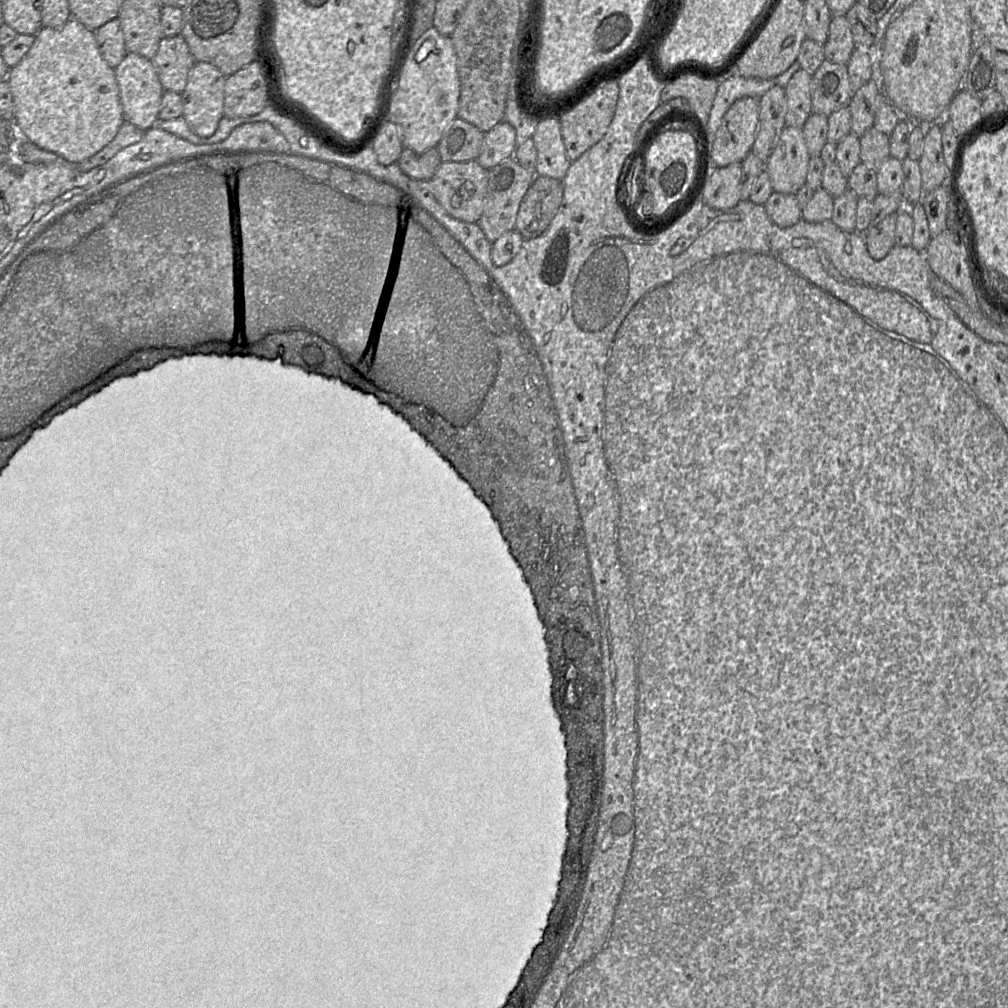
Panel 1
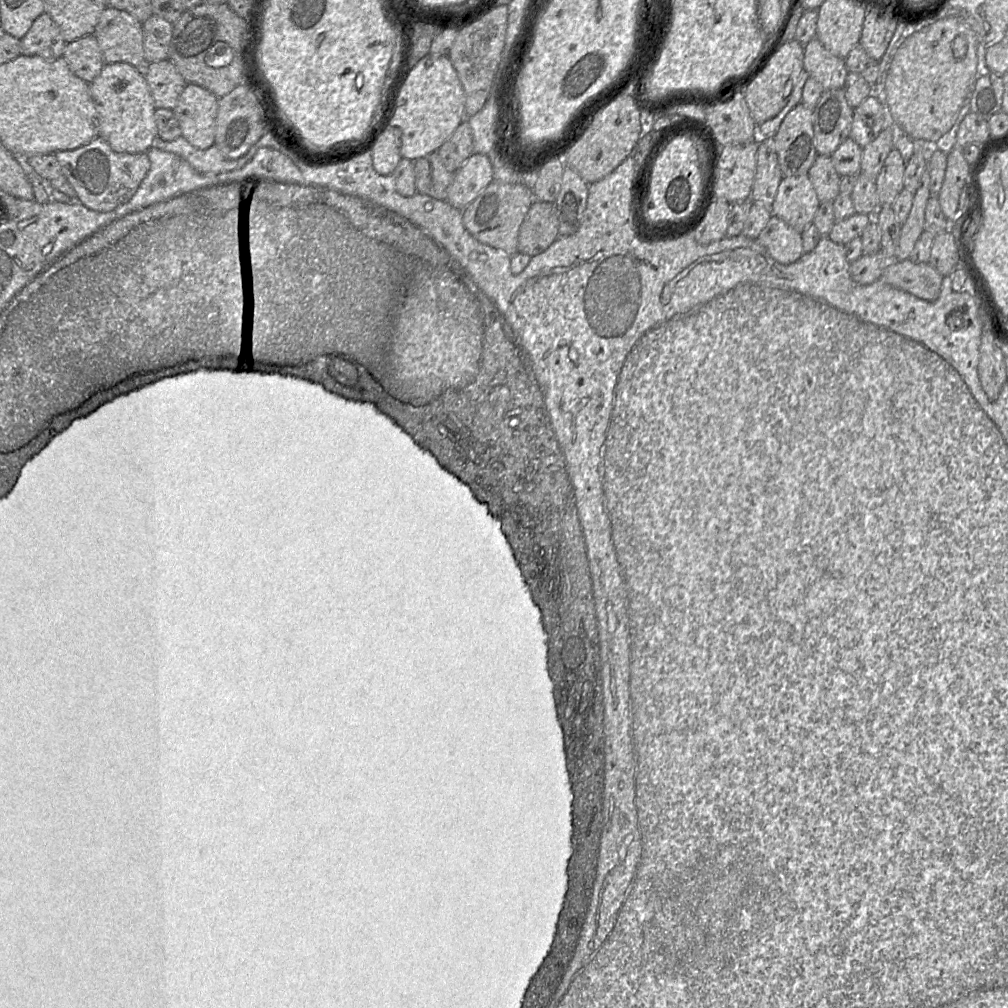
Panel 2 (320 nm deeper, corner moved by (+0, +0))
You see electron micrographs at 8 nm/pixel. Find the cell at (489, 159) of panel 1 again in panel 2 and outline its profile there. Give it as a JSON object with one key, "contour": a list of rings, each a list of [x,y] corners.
{"contour":[[[472,153],[454,173],[446,190],[445,200],[455,208],[464,209],[489,183],[493,181],[493,168],[489,158],[480,153]]]}

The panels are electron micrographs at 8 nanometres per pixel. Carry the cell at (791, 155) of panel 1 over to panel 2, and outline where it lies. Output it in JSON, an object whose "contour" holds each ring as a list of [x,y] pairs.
{"contour":[[[808,174],[783,176],[772,204],[772,215],[802,233],[813,223],[819,205]]]}

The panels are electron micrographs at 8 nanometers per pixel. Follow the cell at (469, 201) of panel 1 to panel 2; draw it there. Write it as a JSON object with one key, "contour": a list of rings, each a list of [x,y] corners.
{"contour":[[[438,152],[414,161],[416,191],[438,200],[445,200],[446,190],[453,180]]]}

